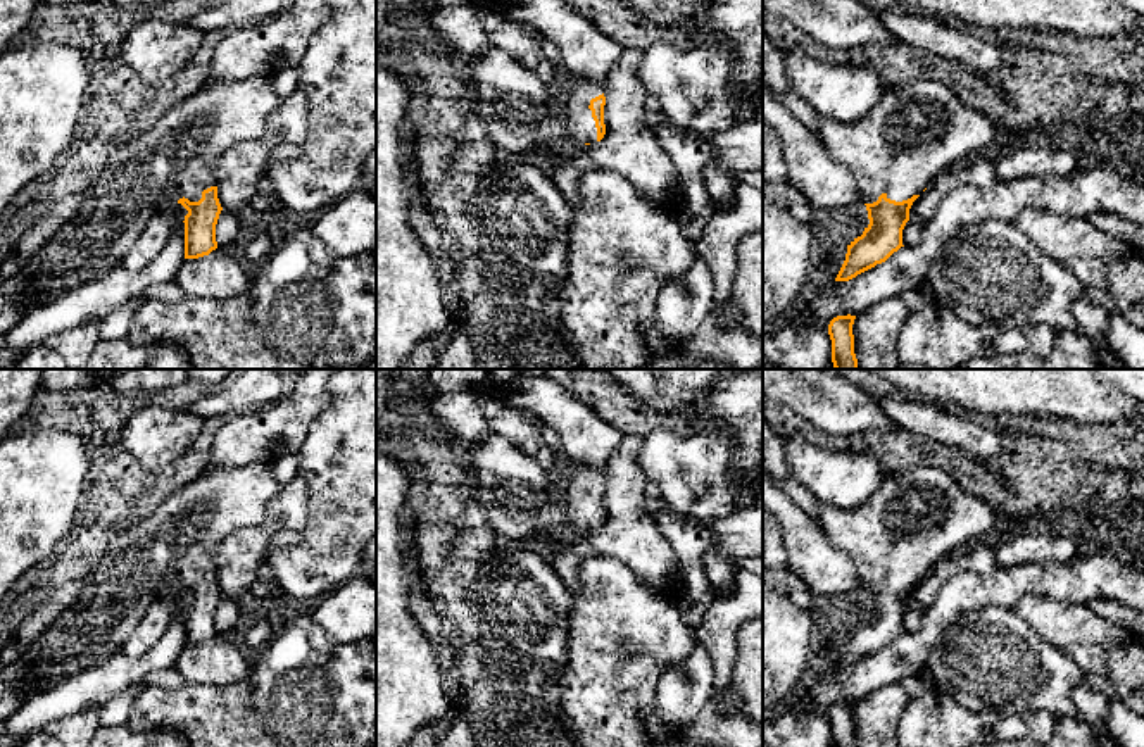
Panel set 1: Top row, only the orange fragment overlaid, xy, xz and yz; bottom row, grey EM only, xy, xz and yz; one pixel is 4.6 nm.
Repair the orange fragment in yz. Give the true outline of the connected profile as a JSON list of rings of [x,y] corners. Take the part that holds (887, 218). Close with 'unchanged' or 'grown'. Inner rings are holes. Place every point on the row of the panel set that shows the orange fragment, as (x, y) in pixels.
[[[920,79],[883,90],[873,109],[851,124],[818,116],[816,131],[832,159],[852,173],[868,210],[870,224],[847,245],[835,278],[849,281],[904,247],[902,229],[913,202],[940,173],[966,159],[971,150],[989,145],[996,128],[987,114],[965,105],[949,85]]] | grown

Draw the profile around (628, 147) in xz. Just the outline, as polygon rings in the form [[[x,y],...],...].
[[[625,47],[604,83],[604,124],[600,141],[578,145],[563,157],[550,174],[556,188],[571,205],[583,202],[580,178],[594,169],[607,169],[626,178],[647,204],[678,216],[683,195],[673,159],[644,124],[647,91],[638,81],[644,50]]]

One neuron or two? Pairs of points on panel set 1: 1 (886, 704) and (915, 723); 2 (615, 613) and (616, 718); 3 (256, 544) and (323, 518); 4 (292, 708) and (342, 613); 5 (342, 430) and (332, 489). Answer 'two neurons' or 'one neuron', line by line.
1: two neurons
2: one neuron
3: two neurons
4: two neurons
5: one neuron

